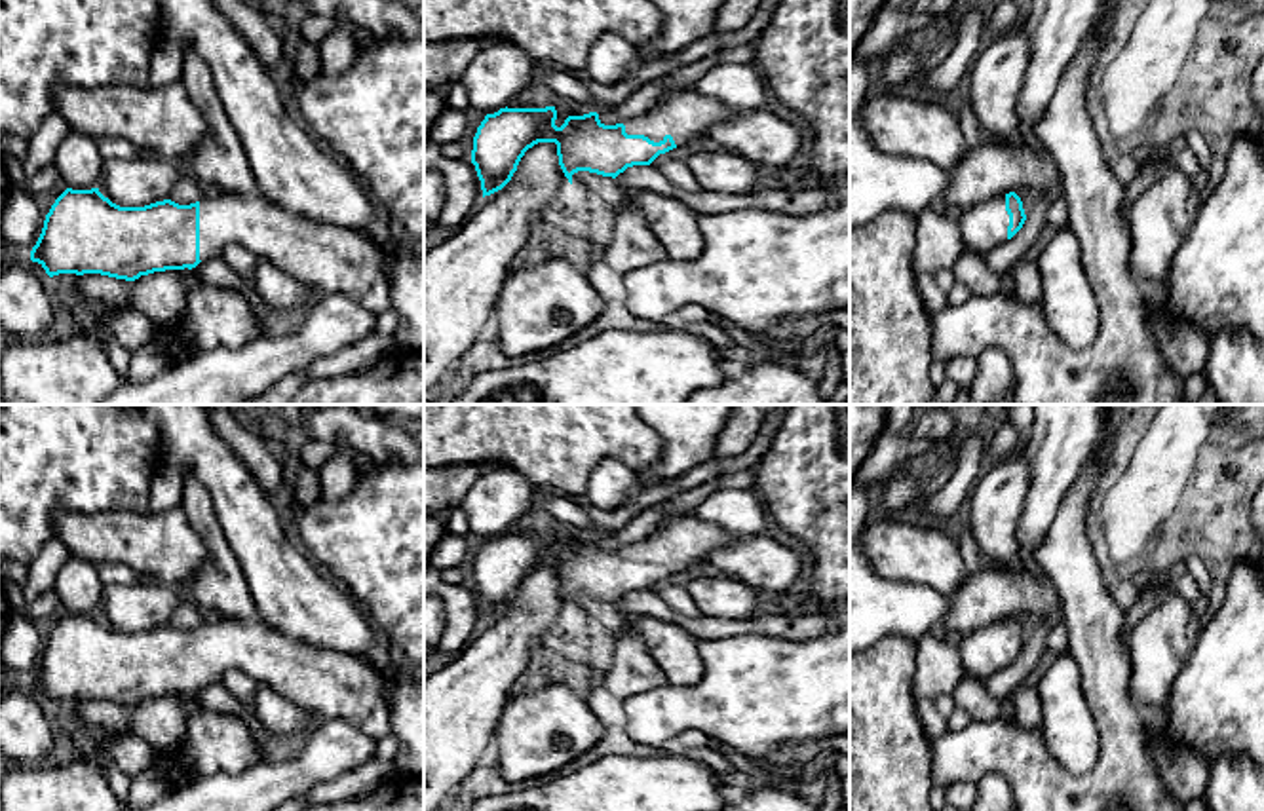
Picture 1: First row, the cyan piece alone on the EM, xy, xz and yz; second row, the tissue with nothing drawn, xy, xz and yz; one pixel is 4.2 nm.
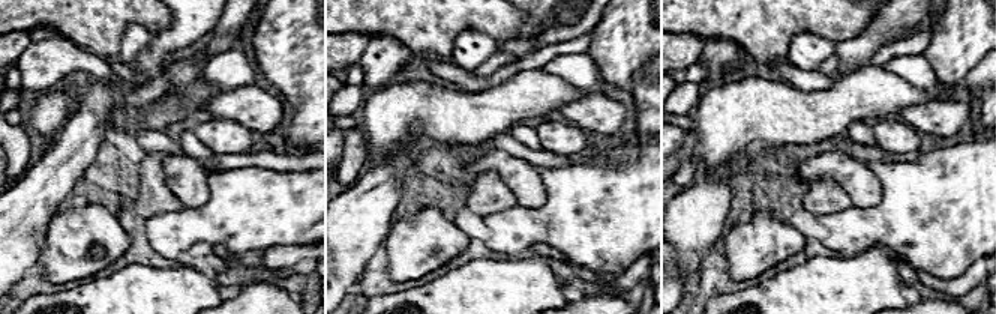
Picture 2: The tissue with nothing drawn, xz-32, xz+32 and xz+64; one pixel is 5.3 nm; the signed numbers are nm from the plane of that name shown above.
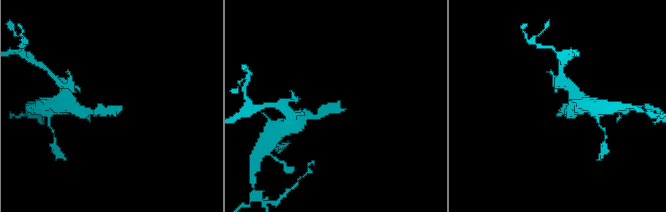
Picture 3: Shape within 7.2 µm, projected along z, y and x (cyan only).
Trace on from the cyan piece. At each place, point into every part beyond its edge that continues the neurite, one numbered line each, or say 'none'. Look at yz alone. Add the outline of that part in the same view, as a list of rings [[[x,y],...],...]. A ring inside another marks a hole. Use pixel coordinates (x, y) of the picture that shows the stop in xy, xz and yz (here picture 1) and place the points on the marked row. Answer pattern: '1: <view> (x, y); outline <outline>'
1: yz (983, 226); outline [[[994,196],[983,203],[962,209],[958,220],[964,249],[985,255],[1007,241],[1009,215],[1005,196]]]

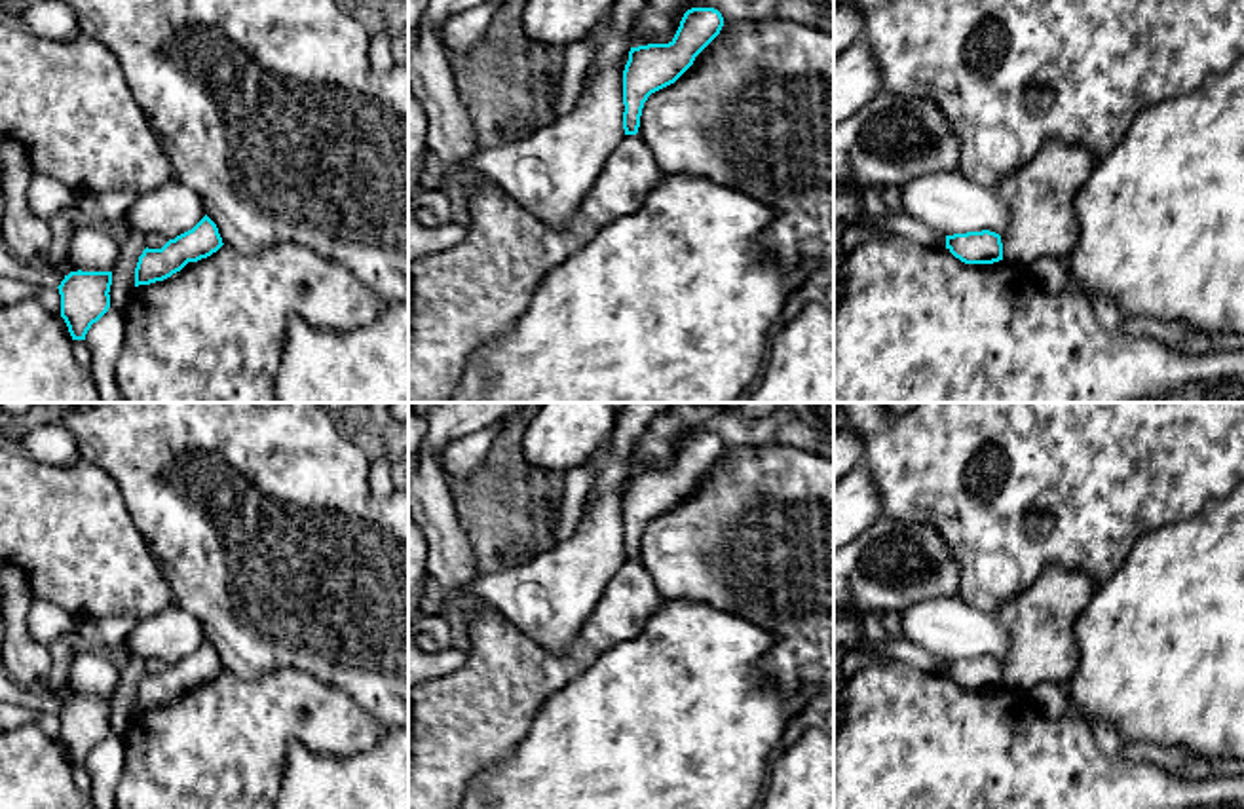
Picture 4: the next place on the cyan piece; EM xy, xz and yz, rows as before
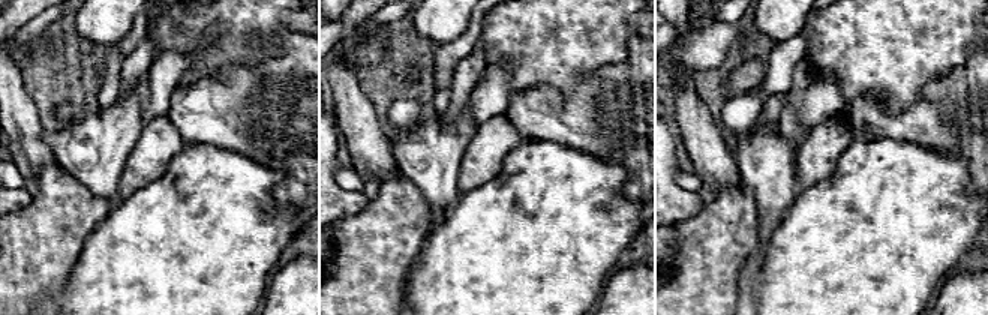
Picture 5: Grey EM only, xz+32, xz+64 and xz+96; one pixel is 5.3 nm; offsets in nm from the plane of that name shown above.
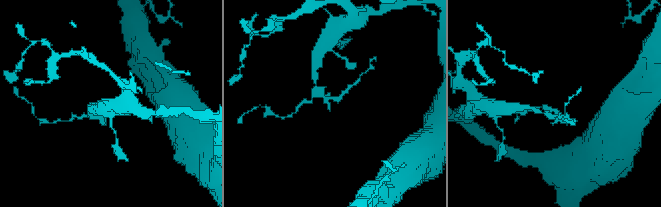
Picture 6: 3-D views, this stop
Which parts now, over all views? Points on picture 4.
none

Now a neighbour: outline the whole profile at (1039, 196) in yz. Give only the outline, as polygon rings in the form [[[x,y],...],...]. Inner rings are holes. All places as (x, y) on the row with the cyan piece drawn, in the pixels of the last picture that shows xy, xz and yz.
[[[1046,141],[999,184],[997,196],[1010,215],[1001,234],[1005,260],[1031,268],[1037,258],[1062,264],[1069,256],[1079,239],[1073,203],[1096,161],[1081,144]]]

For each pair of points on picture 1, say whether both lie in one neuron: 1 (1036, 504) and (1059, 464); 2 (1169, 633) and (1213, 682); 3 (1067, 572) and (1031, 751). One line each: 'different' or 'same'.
1: same
2: different
3: same

